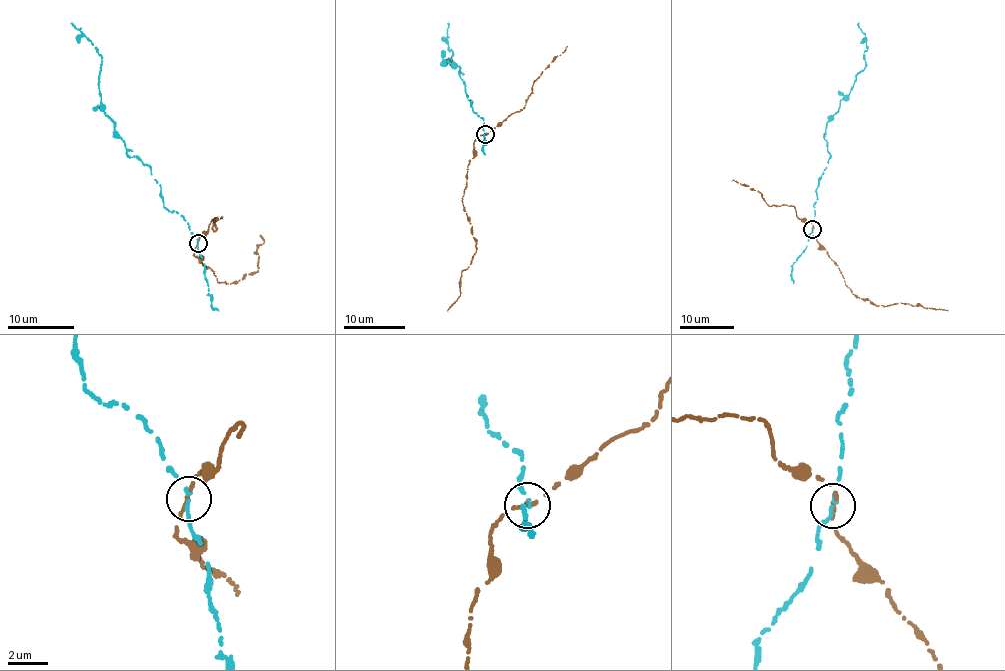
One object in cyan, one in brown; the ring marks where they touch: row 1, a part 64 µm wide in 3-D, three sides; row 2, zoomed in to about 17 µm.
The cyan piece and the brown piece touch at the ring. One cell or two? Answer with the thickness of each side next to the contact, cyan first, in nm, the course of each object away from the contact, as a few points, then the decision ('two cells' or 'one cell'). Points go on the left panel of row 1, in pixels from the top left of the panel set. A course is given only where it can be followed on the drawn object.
150 nm thick on the cyan side, 220 nm on the other; cyan runs (197, 242), (188, 222), (167, 210), (147, 165), (126, 154), (100, 100), (97, 48), (71, 23); brown runs (197, 242), (193, 254), (217, 280), (227, 284), (258, 270), (259, 256), (254, 253), (264, 239), (260, 236); two cells

